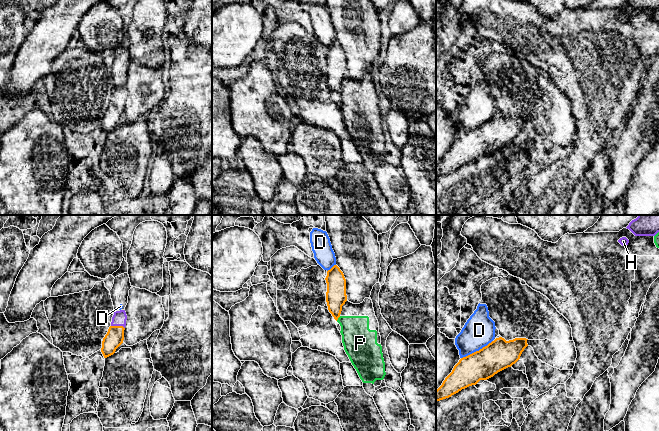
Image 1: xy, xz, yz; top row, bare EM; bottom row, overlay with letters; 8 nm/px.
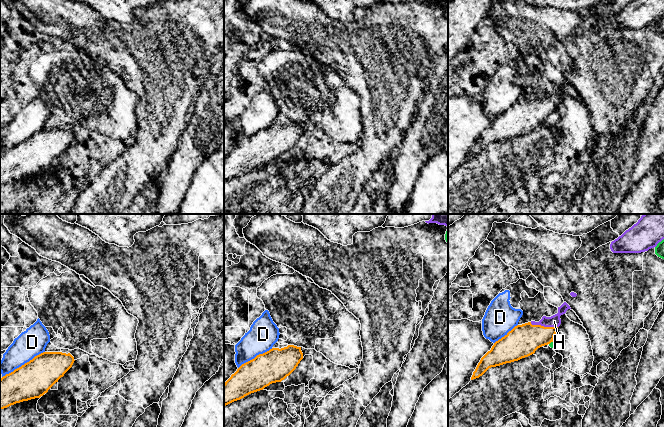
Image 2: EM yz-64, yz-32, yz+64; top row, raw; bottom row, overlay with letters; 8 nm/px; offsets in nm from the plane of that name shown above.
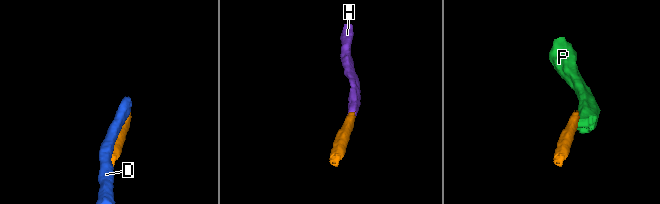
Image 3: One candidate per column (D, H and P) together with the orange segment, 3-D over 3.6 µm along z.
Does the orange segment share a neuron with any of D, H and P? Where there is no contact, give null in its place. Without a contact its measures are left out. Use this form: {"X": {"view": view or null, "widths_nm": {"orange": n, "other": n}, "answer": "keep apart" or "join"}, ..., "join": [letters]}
{"D": {"view": "yz", "widths_nm": {"orange": 240, "other": 260}, "answer": "keep apart"}, "H": {"view": "xy", "widths_nm": {"orange": 150, "other": 120}, "answer": "join"}, "P": {"view": "xz", "widths_nm": {"orange": 160, "other": 260}, "answer": "keep apart"}, "join": ["H"]}

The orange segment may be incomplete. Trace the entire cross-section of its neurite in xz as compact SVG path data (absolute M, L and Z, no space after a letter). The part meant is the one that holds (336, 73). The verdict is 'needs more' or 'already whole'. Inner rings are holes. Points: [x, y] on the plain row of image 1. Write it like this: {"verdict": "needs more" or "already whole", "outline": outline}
{"verdict": "already whole", "outline": "M337 41L327 47L325 54L327 59L326 78L329 88L337 97L340 93L342 82L347 77L346 55Z"}

